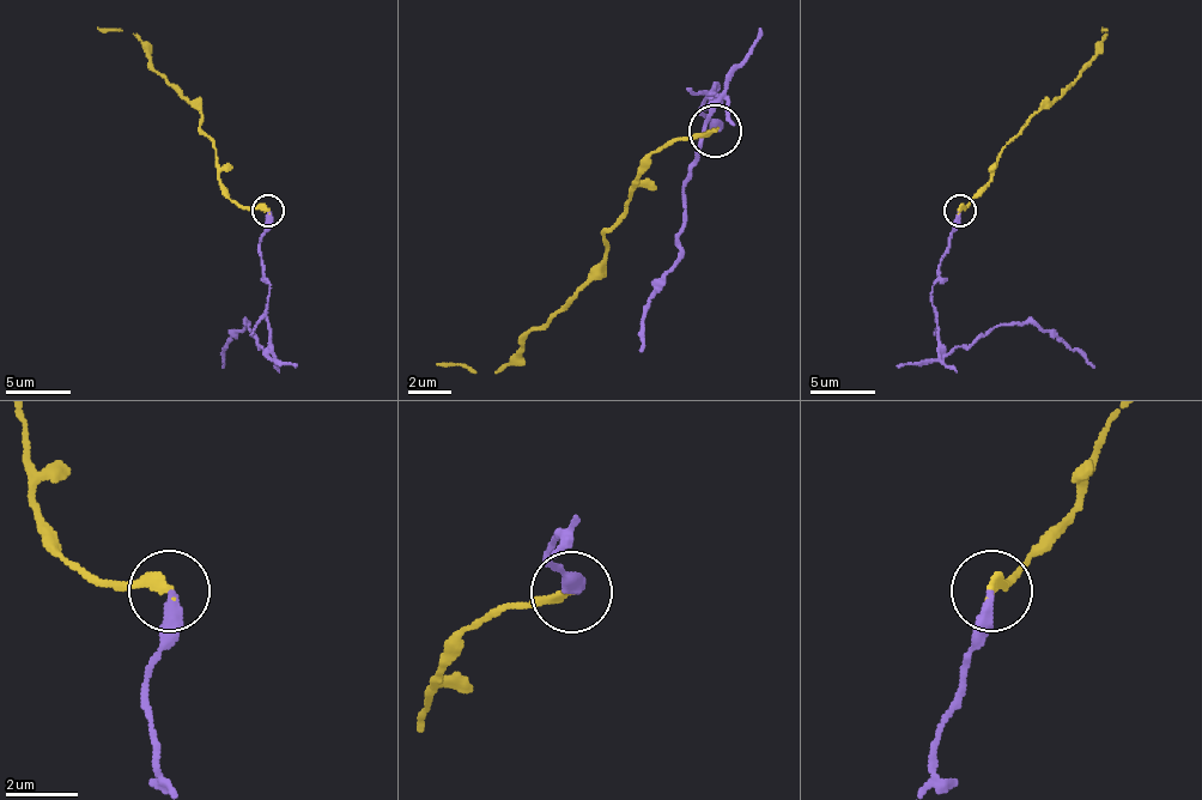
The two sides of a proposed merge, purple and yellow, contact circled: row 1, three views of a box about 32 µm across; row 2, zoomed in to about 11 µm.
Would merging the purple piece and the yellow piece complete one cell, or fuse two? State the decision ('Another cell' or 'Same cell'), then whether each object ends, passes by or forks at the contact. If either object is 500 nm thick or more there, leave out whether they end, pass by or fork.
Another cell. At the ring purple ends. At the ring yellow ends

